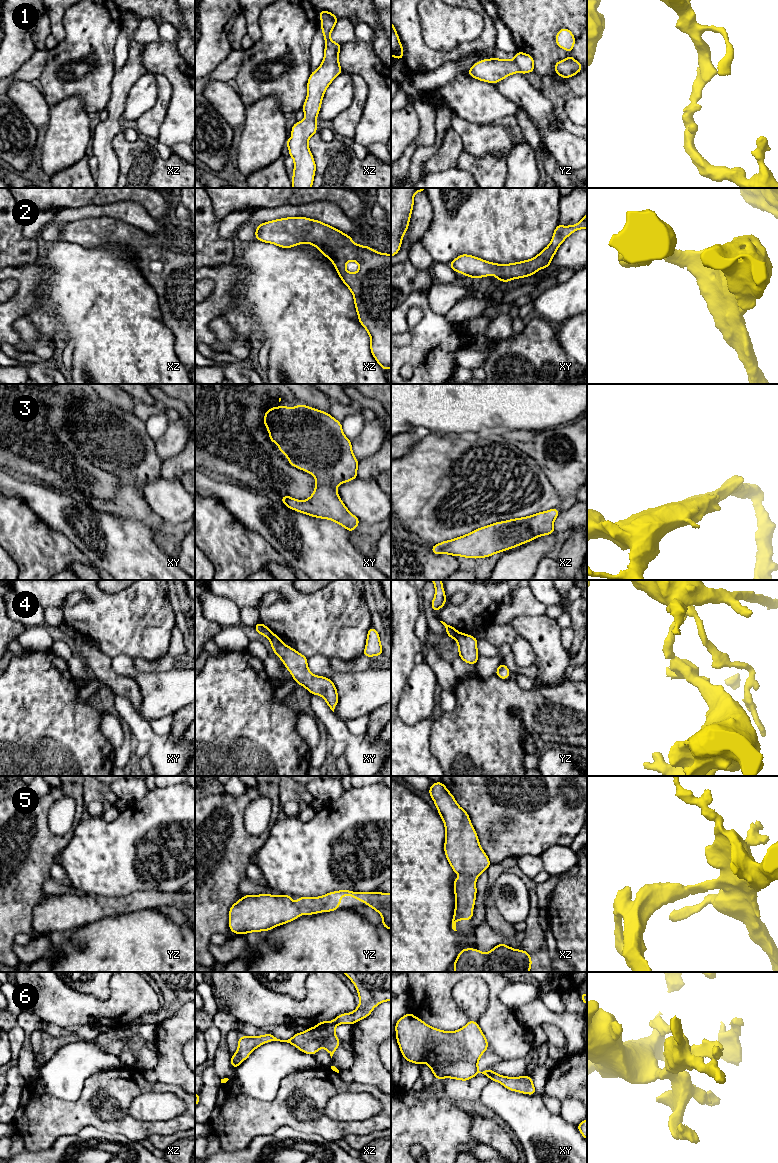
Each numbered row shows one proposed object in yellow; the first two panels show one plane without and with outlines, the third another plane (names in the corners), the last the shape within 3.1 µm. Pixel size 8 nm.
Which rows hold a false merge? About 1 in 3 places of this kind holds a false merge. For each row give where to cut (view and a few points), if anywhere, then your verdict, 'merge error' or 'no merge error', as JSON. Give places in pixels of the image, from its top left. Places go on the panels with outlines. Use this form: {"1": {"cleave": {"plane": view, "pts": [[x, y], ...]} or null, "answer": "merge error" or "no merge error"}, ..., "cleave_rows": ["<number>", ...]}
{"1": {"cleave": null, "answer": "no merge error"}, "2": {"cleave": null, "answer": "no merge error"}, "3": {"cleave": null, "answer": "no merge error"}, "4": {"cleave": {"plane": "yz", "pts": [[459, 633], [455, 638]]}, "answer": "merge error"}, "5": {"cleave": null, "answer": "no merge error"}, "6": {"cleave": null, "answer": "no merge error"}, "cleave_rows": ["4"]}

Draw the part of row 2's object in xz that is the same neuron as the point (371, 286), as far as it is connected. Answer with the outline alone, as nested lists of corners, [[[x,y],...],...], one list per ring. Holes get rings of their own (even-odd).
[[[306,217],[261,223],[255,239],[281,248],[310,243],[328,257],[353,294],[358,320],[371,338],[373,357],[385,372],[391,368],[391,254],[356,244],[351,235]],[[349,261],[359,264],[356,273],[346,270]]]

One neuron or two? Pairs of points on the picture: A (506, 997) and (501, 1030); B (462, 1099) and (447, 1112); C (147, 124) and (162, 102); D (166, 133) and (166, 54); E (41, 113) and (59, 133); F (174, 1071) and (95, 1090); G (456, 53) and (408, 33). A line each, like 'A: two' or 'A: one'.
A: two
B: two
C: one
D: one
E: two
F: two
G: one

